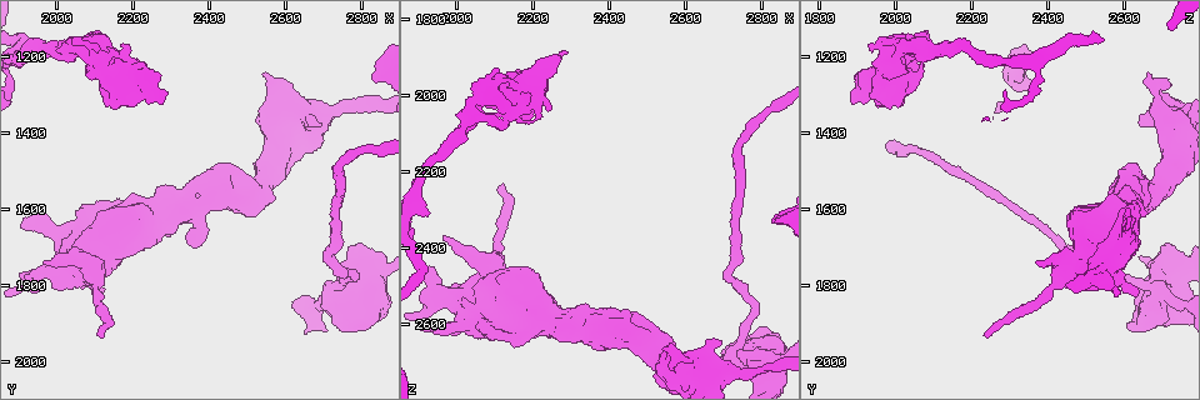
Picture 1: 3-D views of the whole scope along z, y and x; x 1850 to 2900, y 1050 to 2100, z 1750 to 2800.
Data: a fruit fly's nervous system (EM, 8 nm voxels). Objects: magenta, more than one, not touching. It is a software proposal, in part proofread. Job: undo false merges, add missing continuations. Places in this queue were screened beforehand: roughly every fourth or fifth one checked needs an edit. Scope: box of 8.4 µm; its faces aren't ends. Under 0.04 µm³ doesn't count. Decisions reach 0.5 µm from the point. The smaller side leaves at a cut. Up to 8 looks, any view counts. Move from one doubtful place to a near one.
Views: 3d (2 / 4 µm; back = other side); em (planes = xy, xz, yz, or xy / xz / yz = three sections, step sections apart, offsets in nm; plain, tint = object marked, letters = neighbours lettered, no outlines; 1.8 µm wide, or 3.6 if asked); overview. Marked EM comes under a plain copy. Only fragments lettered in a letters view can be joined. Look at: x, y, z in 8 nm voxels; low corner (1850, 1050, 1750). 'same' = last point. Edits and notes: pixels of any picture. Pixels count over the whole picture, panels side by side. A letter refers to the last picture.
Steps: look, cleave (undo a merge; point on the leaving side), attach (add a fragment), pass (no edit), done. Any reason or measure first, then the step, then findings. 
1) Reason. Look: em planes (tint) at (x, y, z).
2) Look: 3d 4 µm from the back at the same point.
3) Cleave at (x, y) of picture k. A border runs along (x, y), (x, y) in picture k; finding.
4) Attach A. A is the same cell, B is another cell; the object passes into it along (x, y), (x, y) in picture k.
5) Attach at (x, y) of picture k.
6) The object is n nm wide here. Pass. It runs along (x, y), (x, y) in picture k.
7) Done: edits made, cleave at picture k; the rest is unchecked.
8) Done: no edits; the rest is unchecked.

An open end. Look: em planes (letters) at (2165, 1170, 1990).

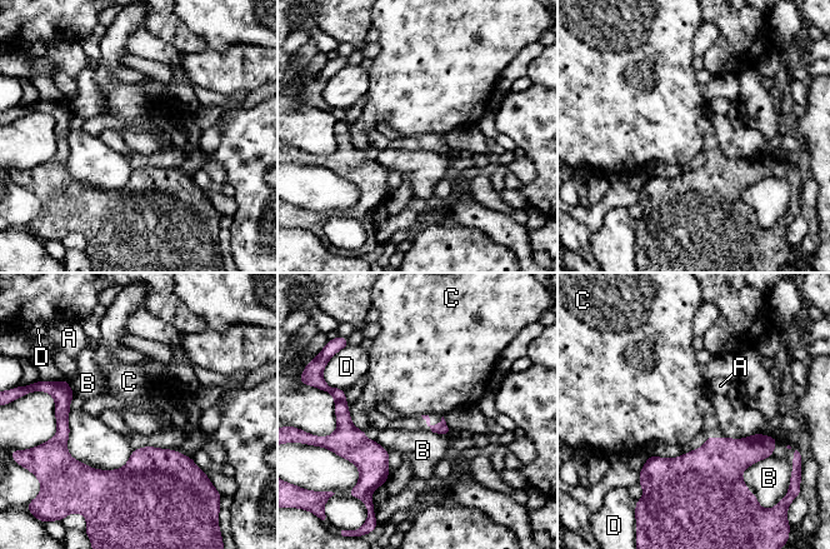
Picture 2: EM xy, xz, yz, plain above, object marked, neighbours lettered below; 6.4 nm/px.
Pass. A, B, C and D are other cells; it runs along (768, 439), (713, 467), (646, 467) in picture 2; none of them fits.

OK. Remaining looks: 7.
Free end. Look: em planes (letters) at (1965, 1730, 2370).

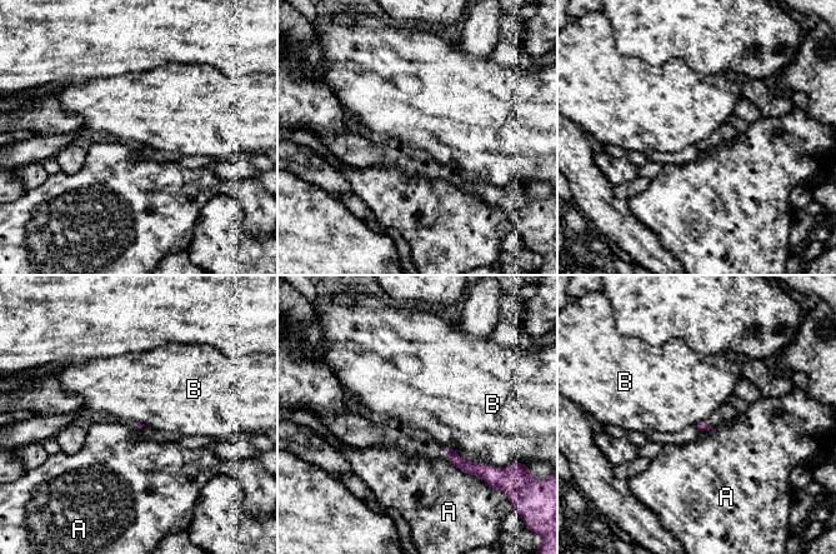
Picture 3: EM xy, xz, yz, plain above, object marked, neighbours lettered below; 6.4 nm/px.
The longest contact is with B, 320 nm. Pass. A and B are other cells; no lettered fragment goes on from it.

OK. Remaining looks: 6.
Sharp bend. Look: 3d 4 µm at (2320, 1595, 2605).

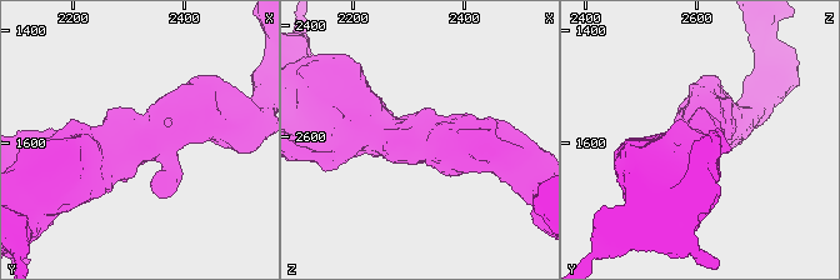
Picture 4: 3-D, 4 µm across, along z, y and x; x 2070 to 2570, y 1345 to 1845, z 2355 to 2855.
Now the EM. Look: em 3.6 µm planes (letters) at (2325, 1595, 2605).

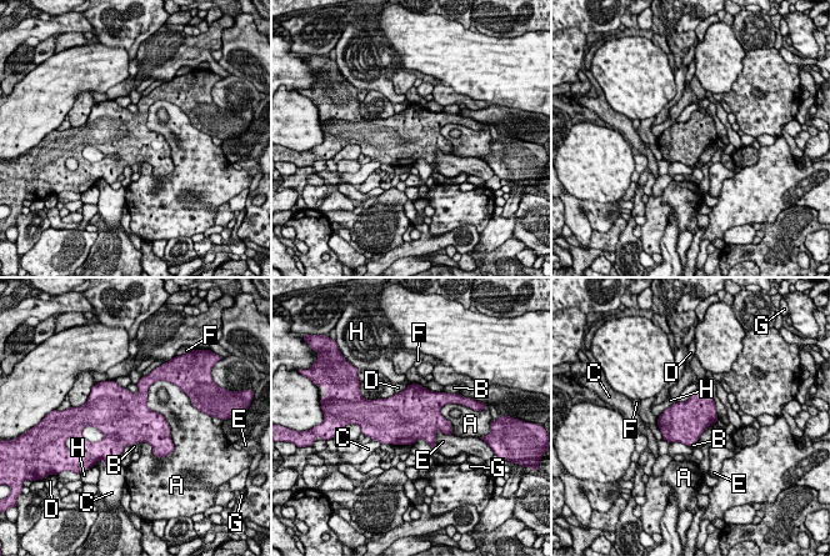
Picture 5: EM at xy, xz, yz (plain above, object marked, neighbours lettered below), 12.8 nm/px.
Pass. A, B, C, D, E, F, G and H are other cells; a border runs along (715, 421), (706, 427), (694, 445) in picture 5; continuous, no second neuron.

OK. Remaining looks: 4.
Done: no edits; the rest is unchecked.

